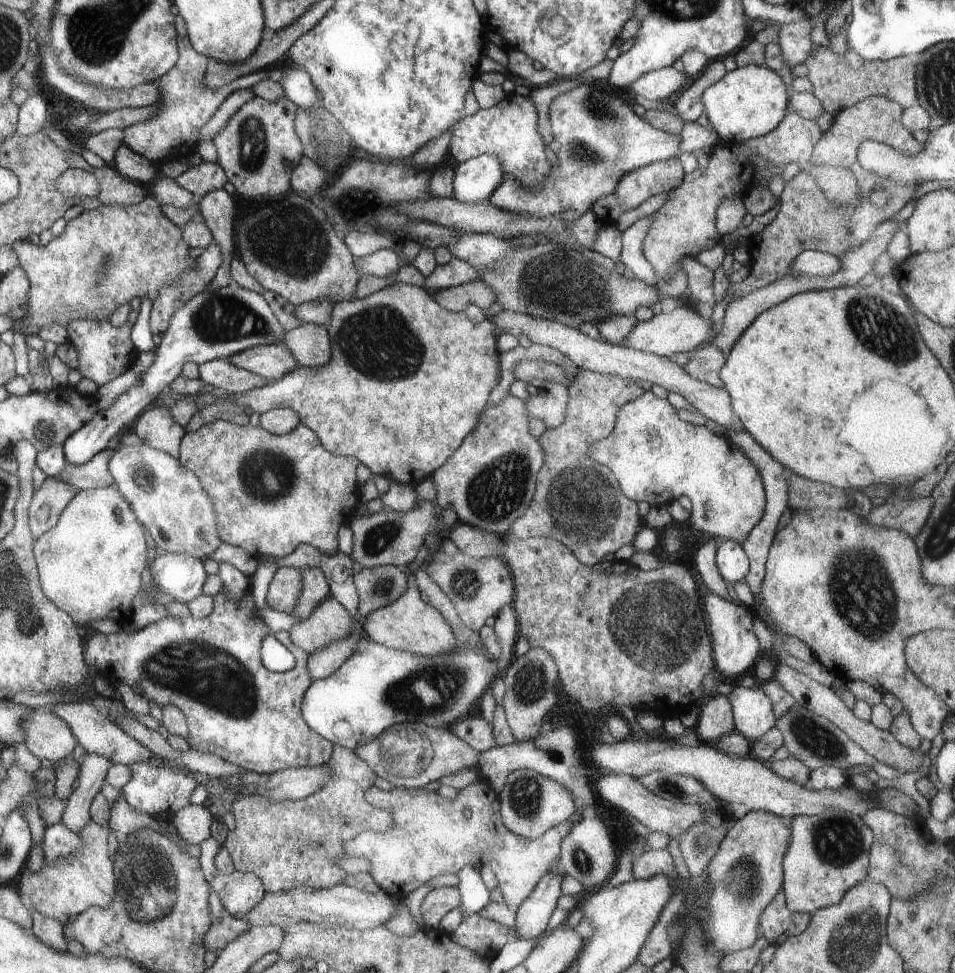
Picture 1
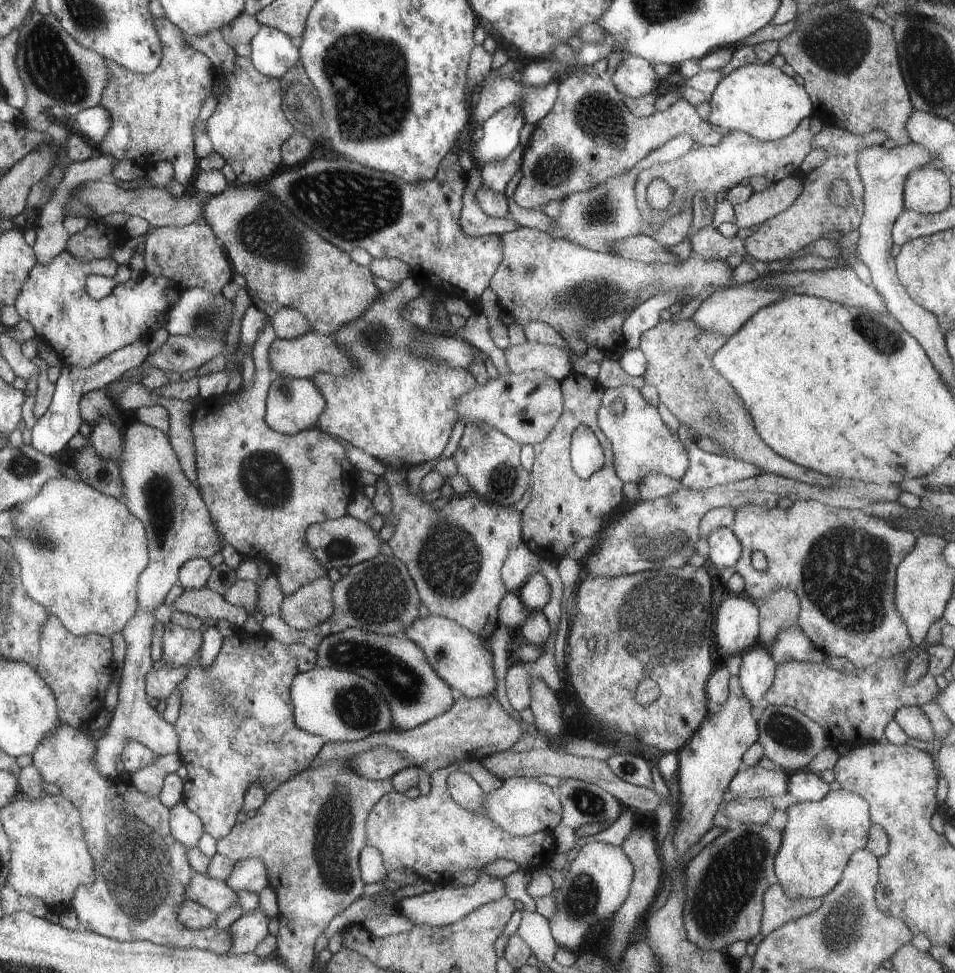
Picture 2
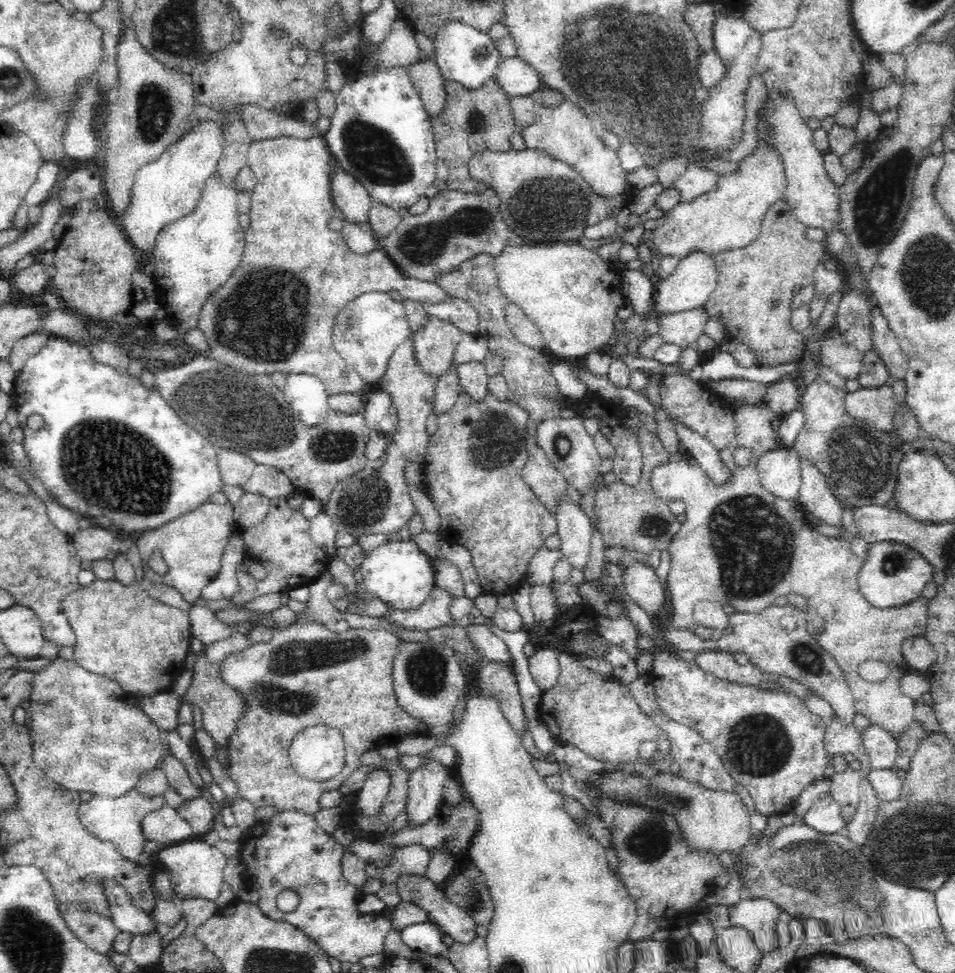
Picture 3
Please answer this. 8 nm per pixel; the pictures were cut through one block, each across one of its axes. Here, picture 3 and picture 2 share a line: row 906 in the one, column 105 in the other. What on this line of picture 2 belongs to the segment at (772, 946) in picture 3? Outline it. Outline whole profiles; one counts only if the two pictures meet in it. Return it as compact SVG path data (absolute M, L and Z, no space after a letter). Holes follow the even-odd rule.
M133 422L123 428L123 456L119 458L119 478L123 496L121 500L135 510L135 518L143 518L143 526L147 526L147 538L151 538L151 566L143 570L143 578L139 578L139 614L127 622L127 628L121 630L125 640L125 662L121 668L119 690L117 690L117 706L111 712L111 720L103 730L103 736L97 742L97 764L99 772L103 772L109 780L119 780L115 770L115 762L121 756L127 740L135 740L141 746L149 748L157 756L177 754L177 734L171 724L167 724L151 706L147 698L147 674L155 666L151 662L151 634L155 626L155 608L165 602L167 592L177 584L179 570L191 562L193 558L211 558L221 550L219 532L213 528L211 512L199 492L195 488L171 448L171 440L167 434Z

